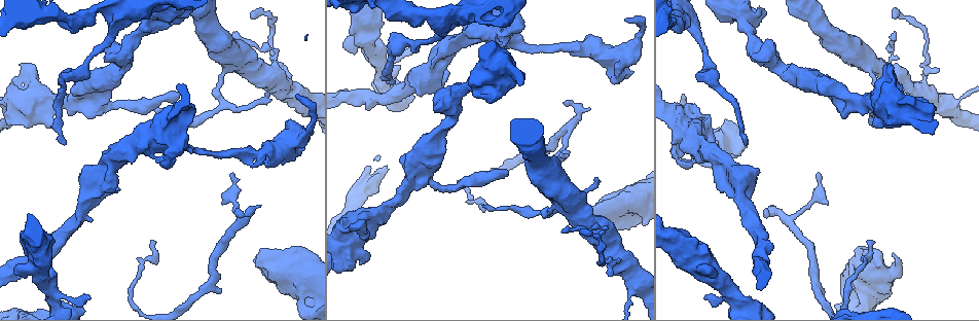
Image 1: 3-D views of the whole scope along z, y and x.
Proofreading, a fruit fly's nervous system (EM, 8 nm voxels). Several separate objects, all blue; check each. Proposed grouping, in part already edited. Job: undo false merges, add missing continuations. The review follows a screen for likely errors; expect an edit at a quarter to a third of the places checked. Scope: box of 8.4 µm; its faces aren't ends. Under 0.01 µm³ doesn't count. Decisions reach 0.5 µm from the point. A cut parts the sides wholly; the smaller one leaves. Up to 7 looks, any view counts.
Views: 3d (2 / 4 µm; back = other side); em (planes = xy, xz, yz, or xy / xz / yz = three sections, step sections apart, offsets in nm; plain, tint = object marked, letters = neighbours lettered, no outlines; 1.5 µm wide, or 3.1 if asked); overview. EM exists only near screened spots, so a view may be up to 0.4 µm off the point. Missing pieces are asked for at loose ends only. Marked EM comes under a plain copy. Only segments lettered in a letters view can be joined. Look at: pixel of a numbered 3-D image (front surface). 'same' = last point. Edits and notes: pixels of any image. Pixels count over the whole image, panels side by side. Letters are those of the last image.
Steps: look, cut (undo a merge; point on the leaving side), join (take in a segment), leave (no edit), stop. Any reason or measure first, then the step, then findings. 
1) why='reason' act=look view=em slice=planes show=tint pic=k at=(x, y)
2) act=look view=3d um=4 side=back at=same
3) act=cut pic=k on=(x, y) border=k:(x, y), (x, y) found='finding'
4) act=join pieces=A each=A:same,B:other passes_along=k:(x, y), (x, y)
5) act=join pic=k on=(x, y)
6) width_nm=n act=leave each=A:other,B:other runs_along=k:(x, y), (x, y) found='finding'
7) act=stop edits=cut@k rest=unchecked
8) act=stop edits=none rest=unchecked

why='long arm stops here' act=look view=em slice=planes show=letters pic=1 at=(63, 142)

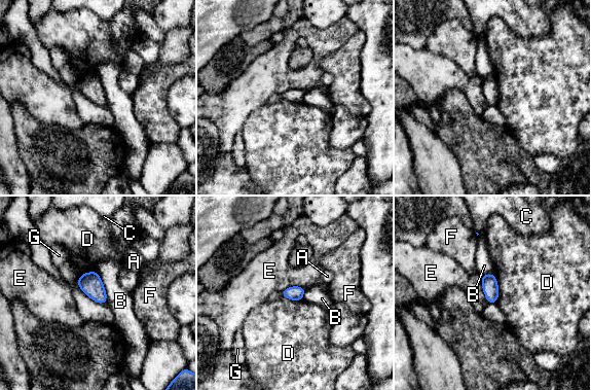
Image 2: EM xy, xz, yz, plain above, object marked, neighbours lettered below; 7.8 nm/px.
act=leave each=A:other,B:other,C:other,D:other,E:other,F:other,G:other border=2:(494, 275), (497, 286), (497, 302) found='no lettered segment goes on from it'

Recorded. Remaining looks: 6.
why='tapers out' act=look view=em slice=yz step=8 show=letters pic=1 at=(875, 242)

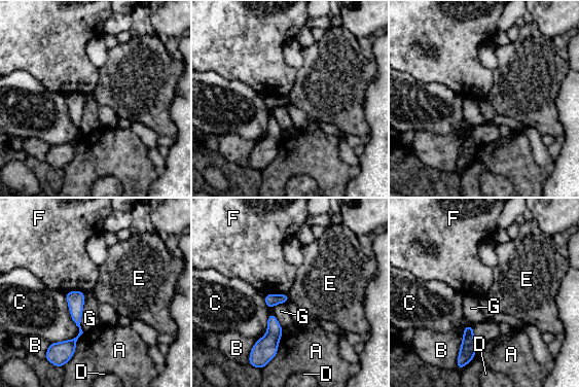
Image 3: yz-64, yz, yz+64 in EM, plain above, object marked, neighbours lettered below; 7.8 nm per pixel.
why='another direction' act=look view=em slice=planes show=letters at=same

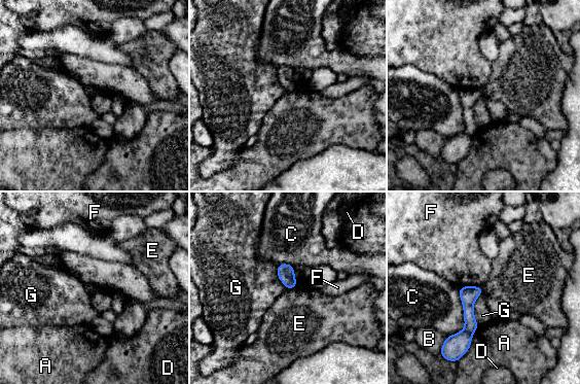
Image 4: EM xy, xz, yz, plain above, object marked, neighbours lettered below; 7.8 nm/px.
longest_contact=C:400nm act=leave each=A:other,B:other,C:other,D:other,E:other,F:other,G:other found='none of them fits'

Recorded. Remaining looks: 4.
act=look view=3d um=2 side=back pic=1 at=(235, 209)

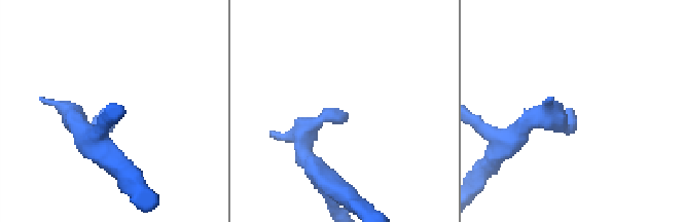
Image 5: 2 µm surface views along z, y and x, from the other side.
act=look view=em slice=xz step=4 show=letters pic=5 at=(570, 111)

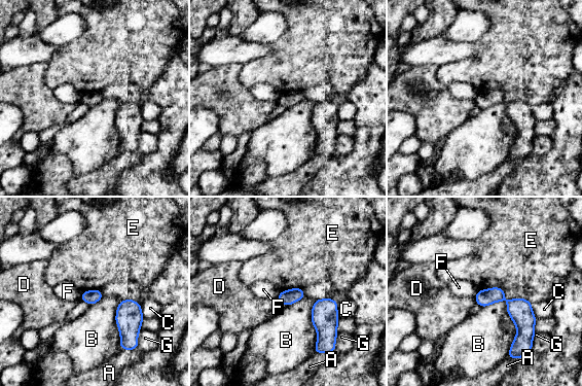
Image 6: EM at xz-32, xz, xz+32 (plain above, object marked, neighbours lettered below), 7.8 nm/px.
act=leave each=A:other,B:other,C:other,D:other,E:other,F:other,G:other border=6:(503, 288), (487, 287), (479, 290) found='none of them fits'

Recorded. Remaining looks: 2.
act=stop edits=none rest=unchecked

